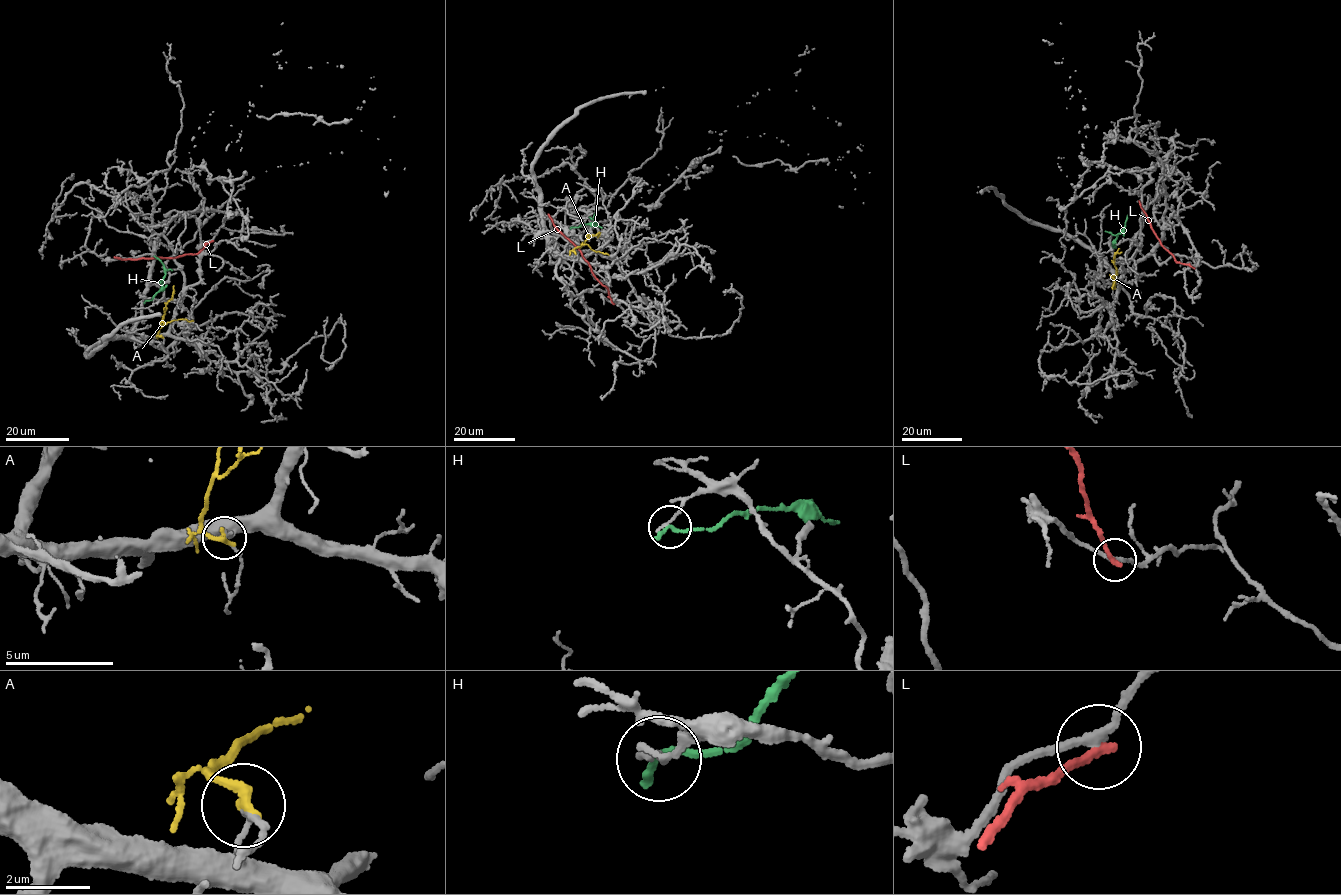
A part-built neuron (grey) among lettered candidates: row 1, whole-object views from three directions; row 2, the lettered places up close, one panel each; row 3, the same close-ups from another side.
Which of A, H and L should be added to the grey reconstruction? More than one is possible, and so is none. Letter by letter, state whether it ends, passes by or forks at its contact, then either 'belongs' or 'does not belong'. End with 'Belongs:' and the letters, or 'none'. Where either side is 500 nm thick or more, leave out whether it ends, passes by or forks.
A: it ends there; does not belong
H: it ends there; does not belong
L: it ends there; does not belong
Belongs: none

